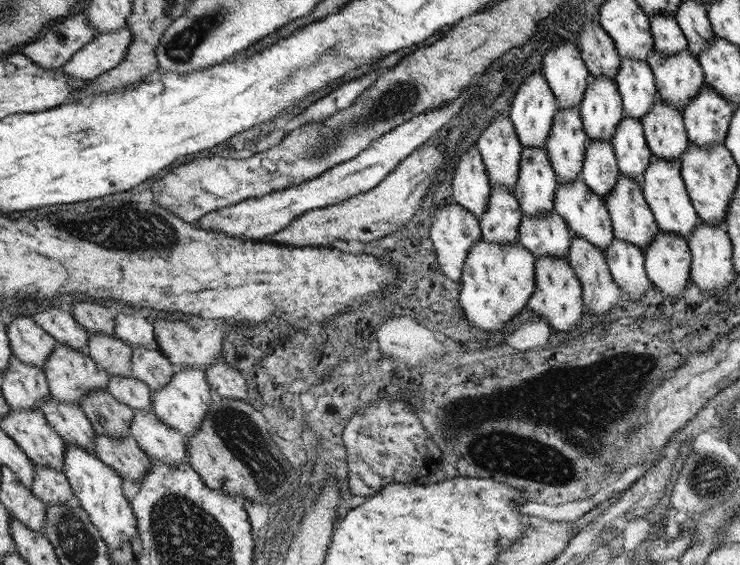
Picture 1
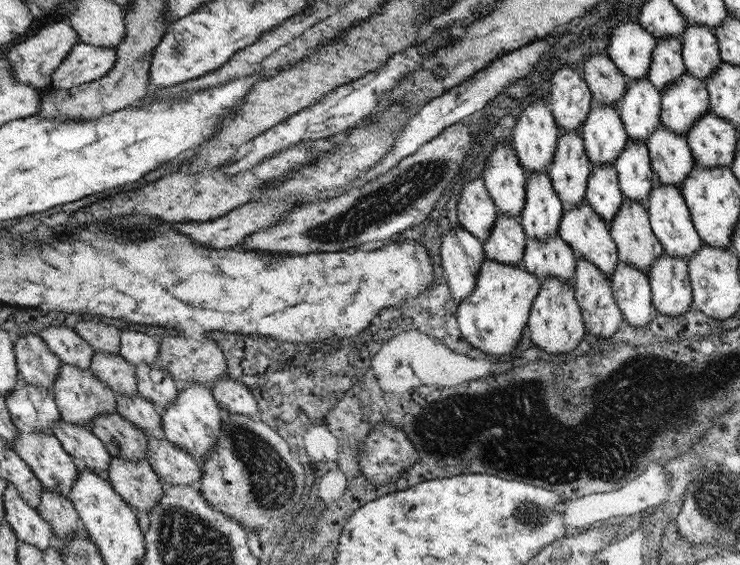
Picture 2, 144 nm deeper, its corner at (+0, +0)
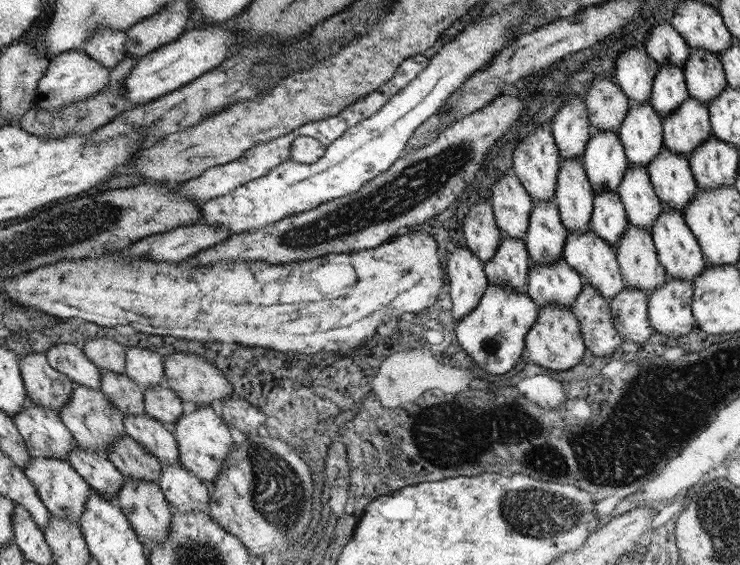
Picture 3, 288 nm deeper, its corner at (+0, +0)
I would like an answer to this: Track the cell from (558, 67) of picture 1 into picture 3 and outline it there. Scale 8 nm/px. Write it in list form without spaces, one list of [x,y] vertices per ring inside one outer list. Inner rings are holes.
[[[571,96],[555,114],[549,130],[555,138],[561,160],[583,156],[587,142],[591,140],[591,122],[585,100]]]

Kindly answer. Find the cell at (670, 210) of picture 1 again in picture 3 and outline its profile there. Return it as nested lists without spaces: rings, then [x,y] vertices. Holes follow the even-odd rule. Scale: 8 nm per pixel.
[[[663,208],[663,214],[659,214],[657,222],[651,226],[651,236],[653,236],[653,244],[657,248],[657,256],[659,256],[661,266],[665,268],[667,278],[683,278],[691,284],[705,270],[707,260],[703,256],[699,240],[695,238],[691,228],[687,226],[683,212]]]

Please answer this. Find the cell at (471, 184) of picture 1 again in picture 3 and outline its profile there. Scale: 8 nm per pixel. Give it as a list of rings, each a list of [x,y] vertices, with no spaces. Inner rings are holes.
[[[479,200],[471,206],[469,214],[463,220],[463,238],[465,246],[483,262],[491,262],[501,244],[501,230],[491,212],[489,200]]]

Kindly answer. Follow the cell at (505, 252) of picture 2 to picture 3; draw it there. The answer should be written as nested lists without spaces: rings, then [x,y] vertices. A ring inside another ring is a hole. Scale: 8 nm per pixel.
[[[501,236],[501,244],[495,252],[495,258],[485,264],[487,284],[511,286],[515,290],[525,292],[529,284],[529,268],[531,258],[525,242],[519,238]]]

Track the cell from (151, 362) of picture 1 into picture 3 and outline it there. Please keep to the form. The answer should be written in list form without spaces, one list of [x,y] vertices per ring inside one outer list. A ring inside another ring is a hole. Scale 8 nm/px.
[[[167,384],[149,386],[149,388],[143,388],[141,392],[145,398],[145,414],[159,420],[165,428],[169,428],[169,432],[175,432],[173,426],[183,416],[183,410],[181,410],[183,400]]]

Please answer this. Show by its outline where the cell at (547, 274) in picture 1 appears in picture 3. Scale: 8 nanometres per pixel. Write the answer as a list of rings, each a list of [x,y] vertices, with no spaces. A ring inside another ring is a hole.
[[[547,304],[539,308],[537,320],[527,334],[525,360],[535,362],[537,366],[543,366],[549,370],[567,370],[579,364],[581,356],[583,356],[583,338],[581,338],[577,316],[571,312],[571,308],[563,308],[557,304]]]

